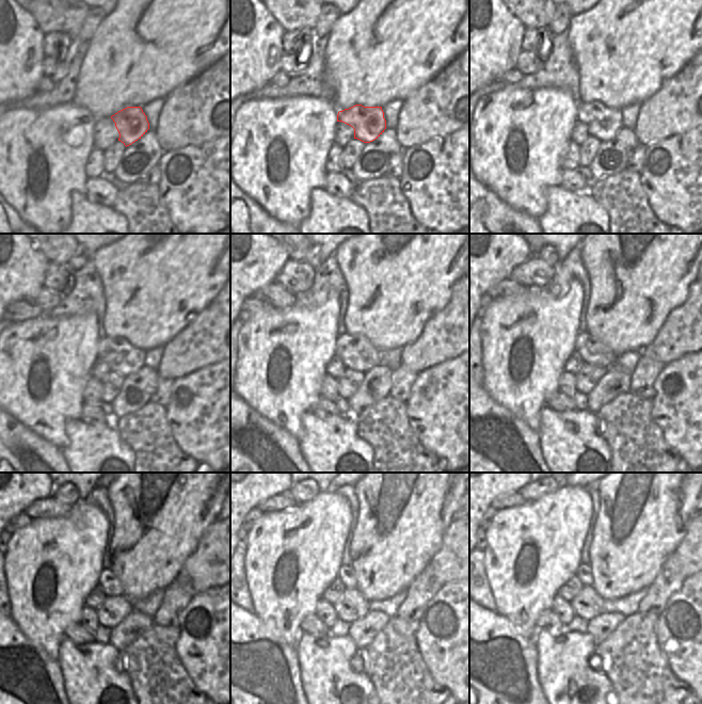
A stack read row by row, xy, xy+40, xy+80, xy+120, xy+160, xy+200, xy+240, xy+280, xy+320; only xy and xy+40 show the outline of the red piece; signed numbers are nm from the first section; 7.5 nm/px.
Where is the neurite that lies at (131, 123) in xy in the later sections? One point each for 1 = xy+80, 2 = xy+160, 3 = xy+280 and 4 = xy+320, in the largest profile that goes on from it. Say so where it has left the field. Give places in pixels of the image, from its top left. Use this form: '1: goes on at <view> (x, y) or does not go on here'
1: goes on at xy+80 (604, 123)
2: goes on at xy+160 (357, 353)
3: goes on at xy+280 (346, 574)
4: goes on at xy+320 (584, 572)

